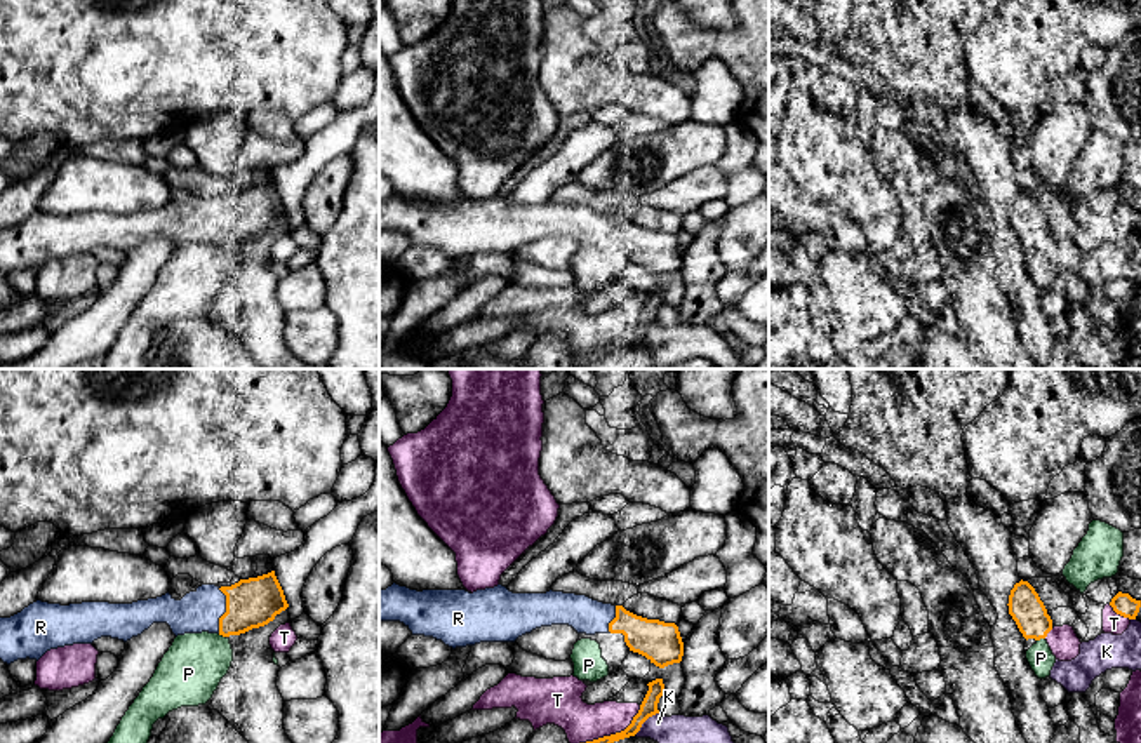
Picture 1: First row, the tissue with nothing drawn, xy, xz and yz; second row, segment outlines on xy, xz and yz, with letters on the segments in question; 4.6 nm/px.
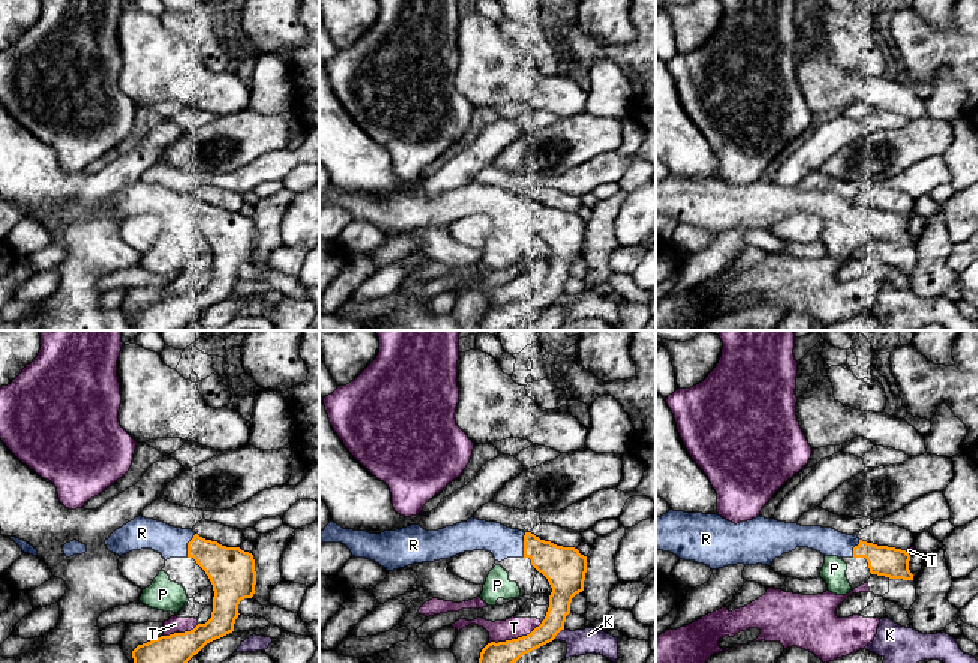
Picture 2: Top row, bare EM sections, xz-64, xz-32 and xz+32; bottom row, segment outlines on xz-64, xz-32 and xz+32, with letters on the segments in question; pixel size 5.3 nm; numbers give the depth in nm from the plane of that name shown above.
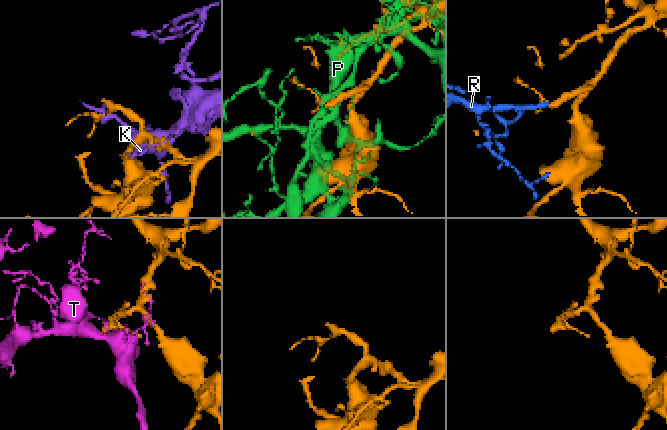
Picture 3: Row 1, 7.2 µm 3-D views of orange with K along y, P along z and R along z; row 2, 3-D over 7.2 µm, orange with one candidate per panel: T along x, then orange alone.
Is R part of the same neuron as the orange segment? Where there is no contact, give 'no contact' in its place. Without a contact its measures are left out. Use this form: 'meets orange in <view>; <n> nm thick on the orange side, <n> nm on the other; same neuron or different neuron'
meets orange in xy; 220 nm thick on the orange side, 190 nm on the other; same neuron

